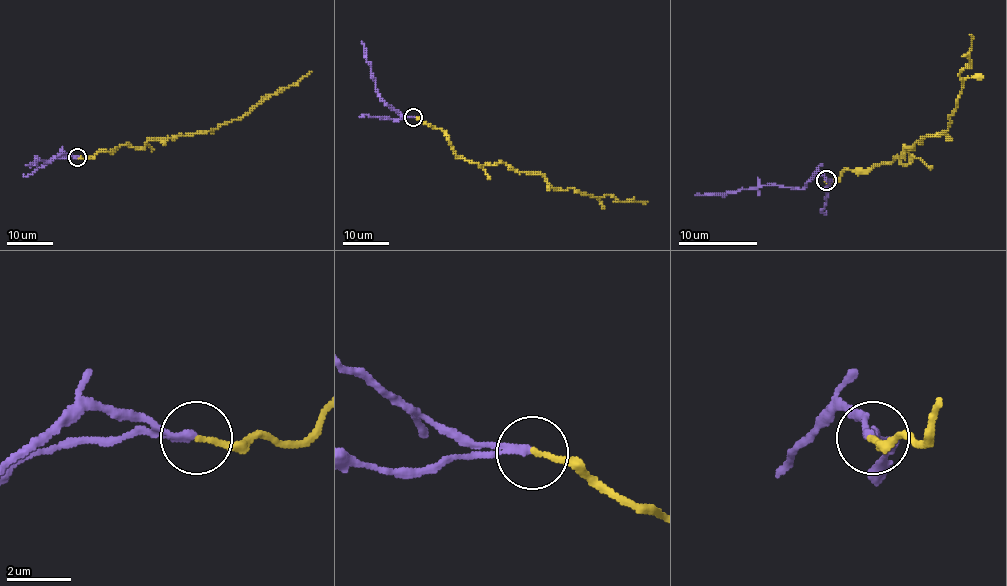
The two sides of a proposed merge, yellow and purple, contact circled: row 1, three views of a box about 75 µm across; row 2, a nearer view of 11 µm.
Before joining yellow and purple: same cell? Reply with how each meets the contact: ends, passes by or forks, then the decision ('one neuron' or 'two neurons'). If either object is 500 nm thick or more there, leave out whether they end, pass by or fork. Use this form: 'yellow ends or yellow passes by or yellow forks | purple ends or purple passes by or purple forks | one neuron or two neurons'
yellow ends | purple ends | two neurons

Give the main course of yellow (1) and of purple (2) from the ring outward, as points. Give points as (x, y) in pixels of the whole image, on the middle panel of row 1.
1: (414, 117), (441, 129), (465, 161), (506, 163), (591, 196), (647, 201)
2: (414, 117), (405, 117), (379, 97), (361, 41)

